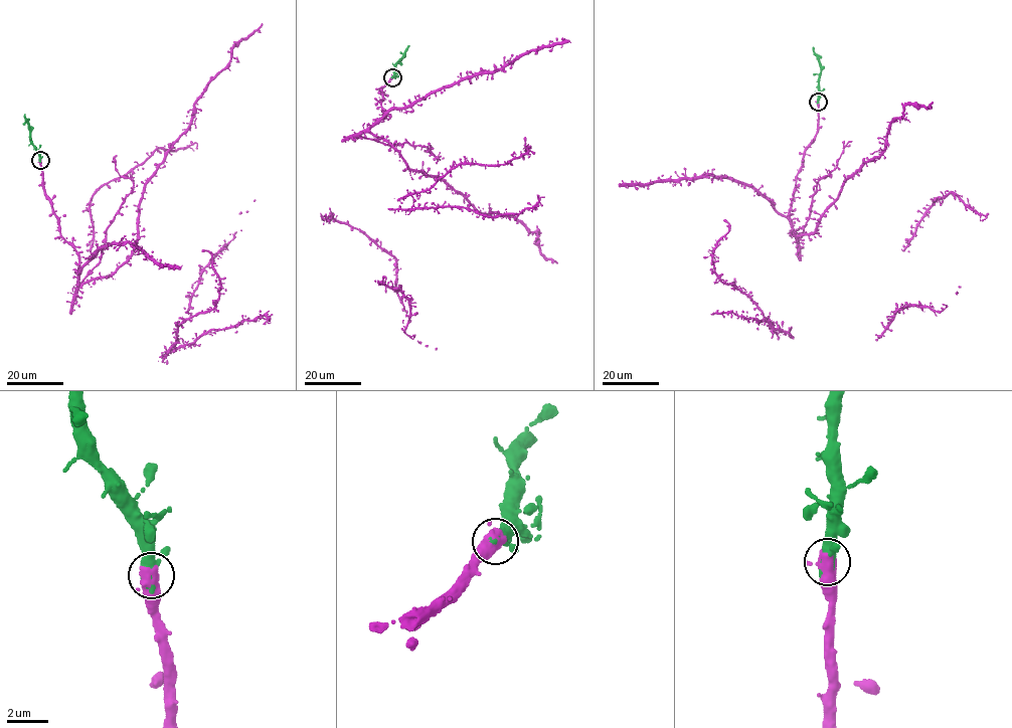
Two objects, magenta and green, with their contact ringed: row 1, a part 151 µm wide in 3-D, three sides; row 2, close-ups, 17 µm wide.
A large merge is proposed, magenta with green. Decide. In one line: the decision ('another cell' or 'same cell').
same cell

